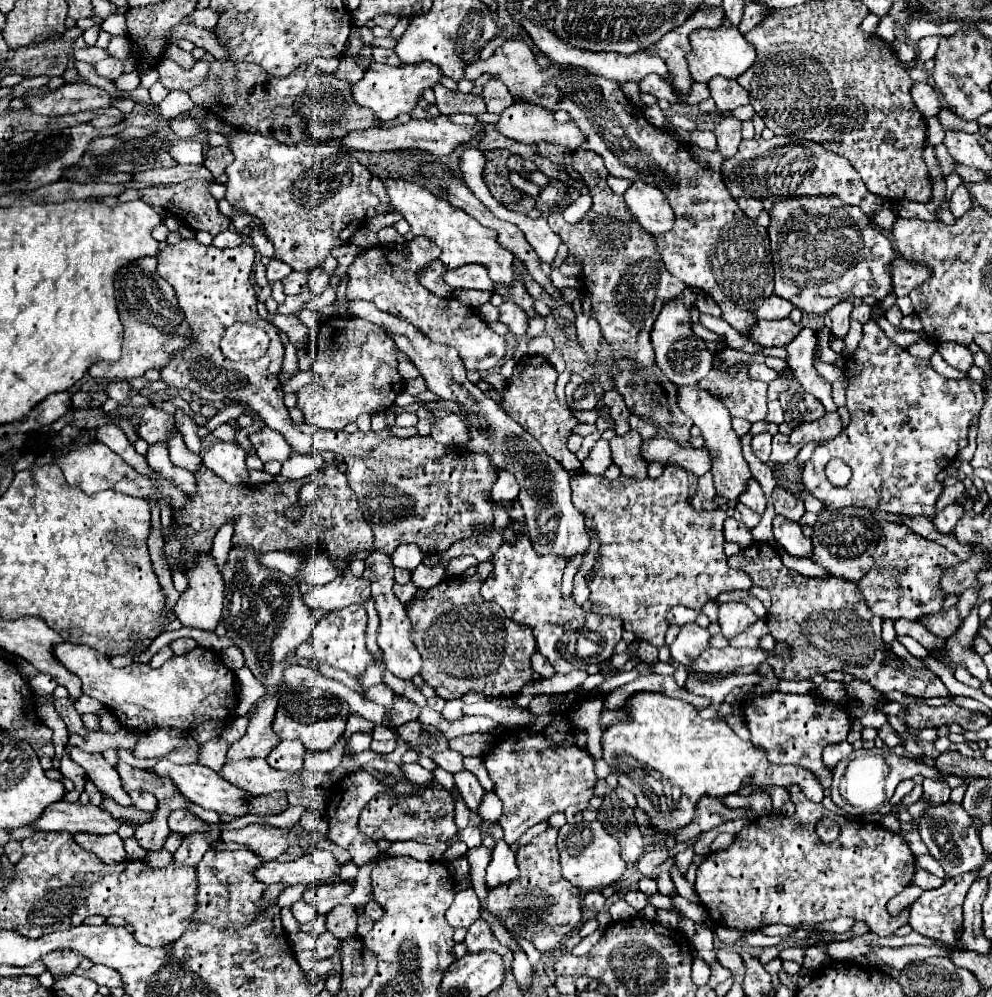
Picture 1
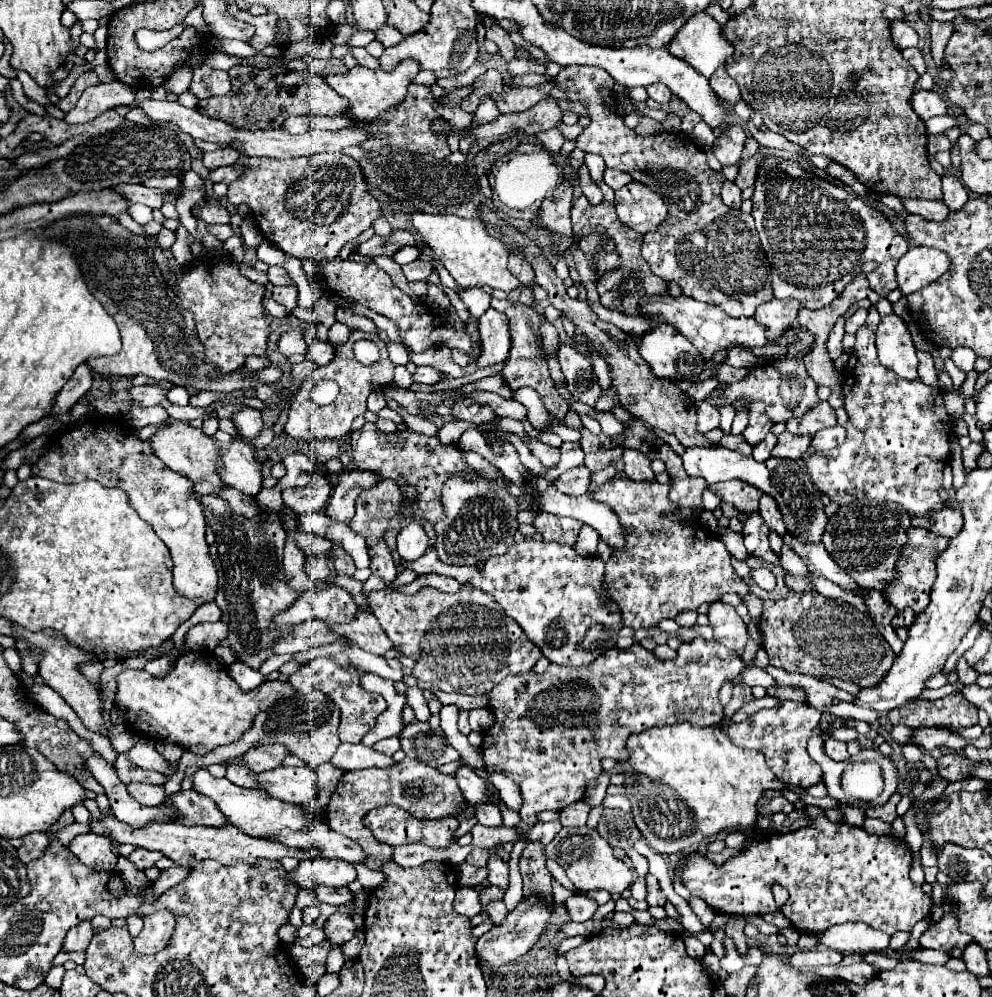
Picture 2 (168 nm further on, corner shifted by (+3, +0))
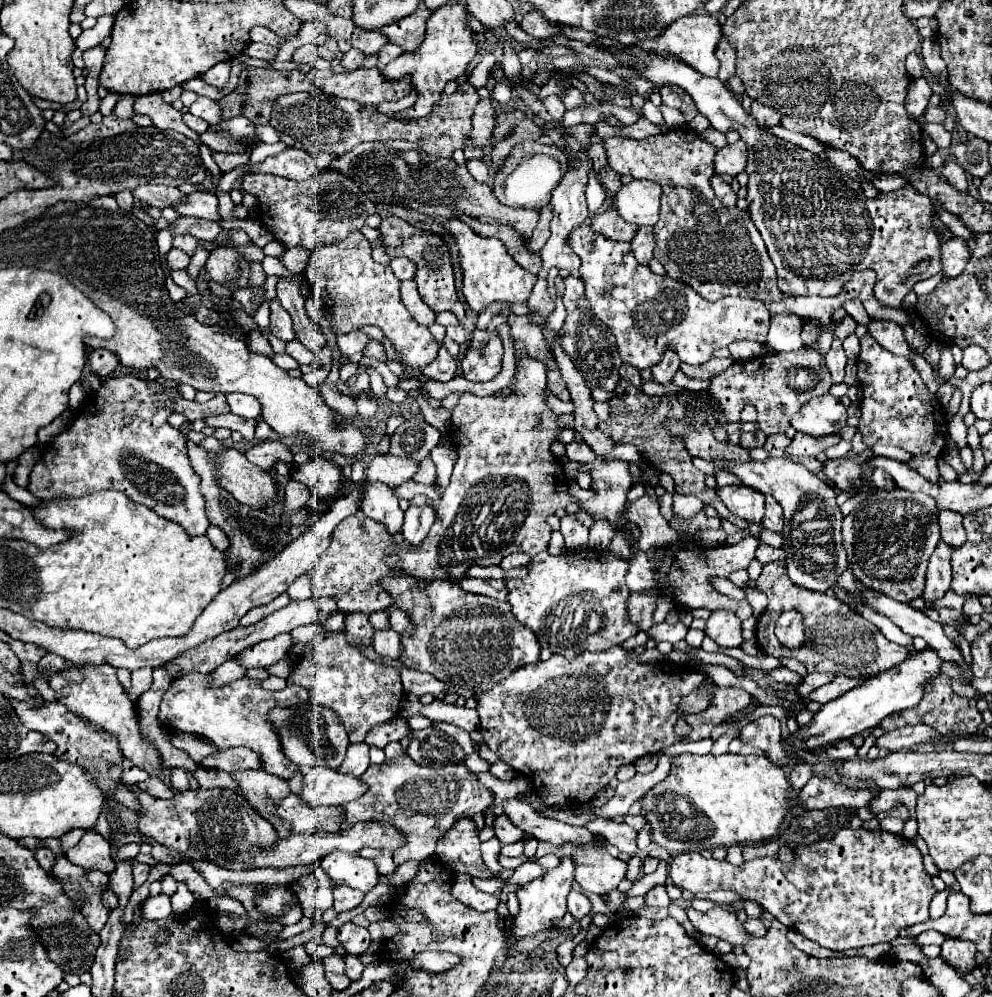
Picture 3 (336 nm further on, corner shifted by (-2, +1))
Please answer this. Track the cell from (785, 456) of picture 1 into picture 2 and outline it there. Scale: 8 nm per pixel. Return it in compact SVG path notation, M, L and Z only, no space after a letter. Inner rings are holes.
M784 431L782 435L778 435L778 443L772 449L772 455L782 457L782 459L800 459L804 457L806 447L808 447L806 435L792 435Z

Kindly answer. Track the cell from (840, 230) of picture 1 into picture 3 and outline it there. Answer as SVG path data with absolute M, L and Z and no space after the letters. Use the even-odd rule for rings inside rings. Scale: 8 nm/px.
M635 46L625 48L623 52L609 52L609 54L615 56L625 68L631 68L637 74L637 78L649 80L657 88L661 88L663 84L671 84L685 90L693 98L697 110L711 122L715 130L739 132L741 140L749 148L749 162L747 162L749 214L765 240L769 256L777 268L779 290L785 296L835 296L839 294L839 290L849 280L855 268L871 268L877 272L877 284L875 284L877 300L887 306L899 308L903 296L911 292L915 282L923 278L931 278L937 272L941 272L941 258L939 258L941 238L939 238L939 230L935 232L935 224L931 220L929 196L925 198L925 194L915 192L907 184L901 190L881 192L877 198L865 198L861 182L857 178L851 178L849 174L841 174L837 168L833 168L813 152L807 152L791 142L783 142L775 136L761 134L755 118L751 114L745 114L741 102L735 98L733 92L729 92L729 88L719 78L705 78L703 74L689 70L685 62L677 62L677 58L665 58L663 54L635 48ZM923 260L929 260L927 272L911 274L909 270Z

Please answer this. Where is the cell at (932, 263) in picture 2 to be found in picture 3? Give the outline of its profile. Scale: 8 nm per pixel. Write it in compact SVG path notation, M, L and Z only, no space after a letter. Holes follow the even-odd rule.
M951 238L941 244L941 266L945 278L953 278L963 272L969 260L969 250L963 238Z

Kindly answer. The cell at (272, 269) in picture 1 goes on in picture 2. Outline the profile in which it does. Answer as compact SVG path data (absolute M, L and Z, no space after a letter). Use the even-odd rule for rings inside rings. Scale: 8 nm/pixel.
M270 267L268 269L268 281L272 285L294 285L292 277L286 273L286 269L282 267Z

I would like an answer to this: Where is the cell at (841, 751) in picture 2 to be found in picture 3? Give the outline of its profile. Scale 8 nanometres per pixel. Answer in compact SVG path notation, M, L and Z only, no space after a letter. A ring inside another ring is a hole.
M851 740L833 742L831 746L827 746L827 756L831 760L853 760L857 756L857 748L851 744Z

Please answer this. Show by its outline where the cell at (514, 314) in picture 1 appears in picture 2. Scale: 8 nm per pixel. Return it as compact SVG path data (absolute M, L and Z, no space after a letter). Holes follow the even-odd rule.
M488 309L478 319L478 333L482 343L480 357L476 359L478 369L484 369L508 359L510 339L508 339L508 319L504 319L504 315L500 315L494 309Z

